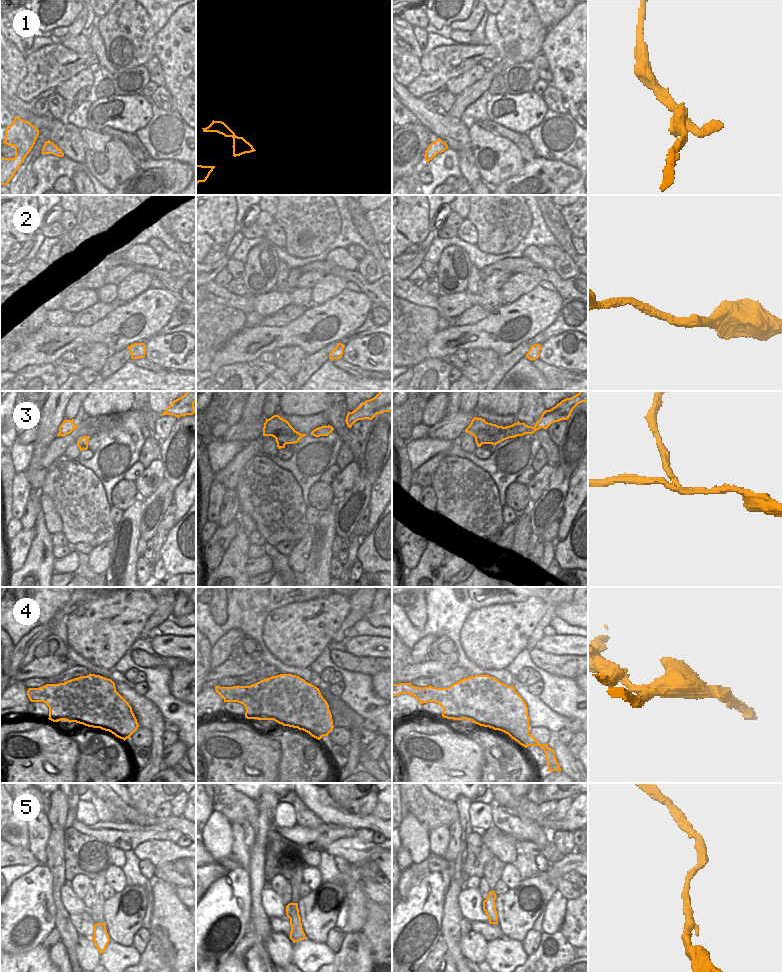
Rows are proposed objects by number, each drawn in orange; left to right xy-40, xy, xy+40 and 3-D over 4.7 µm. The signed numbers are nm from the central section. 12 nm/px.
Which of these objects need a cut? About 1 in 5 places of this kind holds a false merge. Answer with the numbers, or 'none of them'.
3, 4

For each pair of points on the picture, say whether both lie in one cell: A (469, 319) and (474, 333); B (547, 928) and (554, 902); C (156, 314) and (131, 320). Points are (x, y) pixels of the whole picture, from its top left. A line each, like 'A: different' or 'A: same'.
A: different
B: same
C: same

